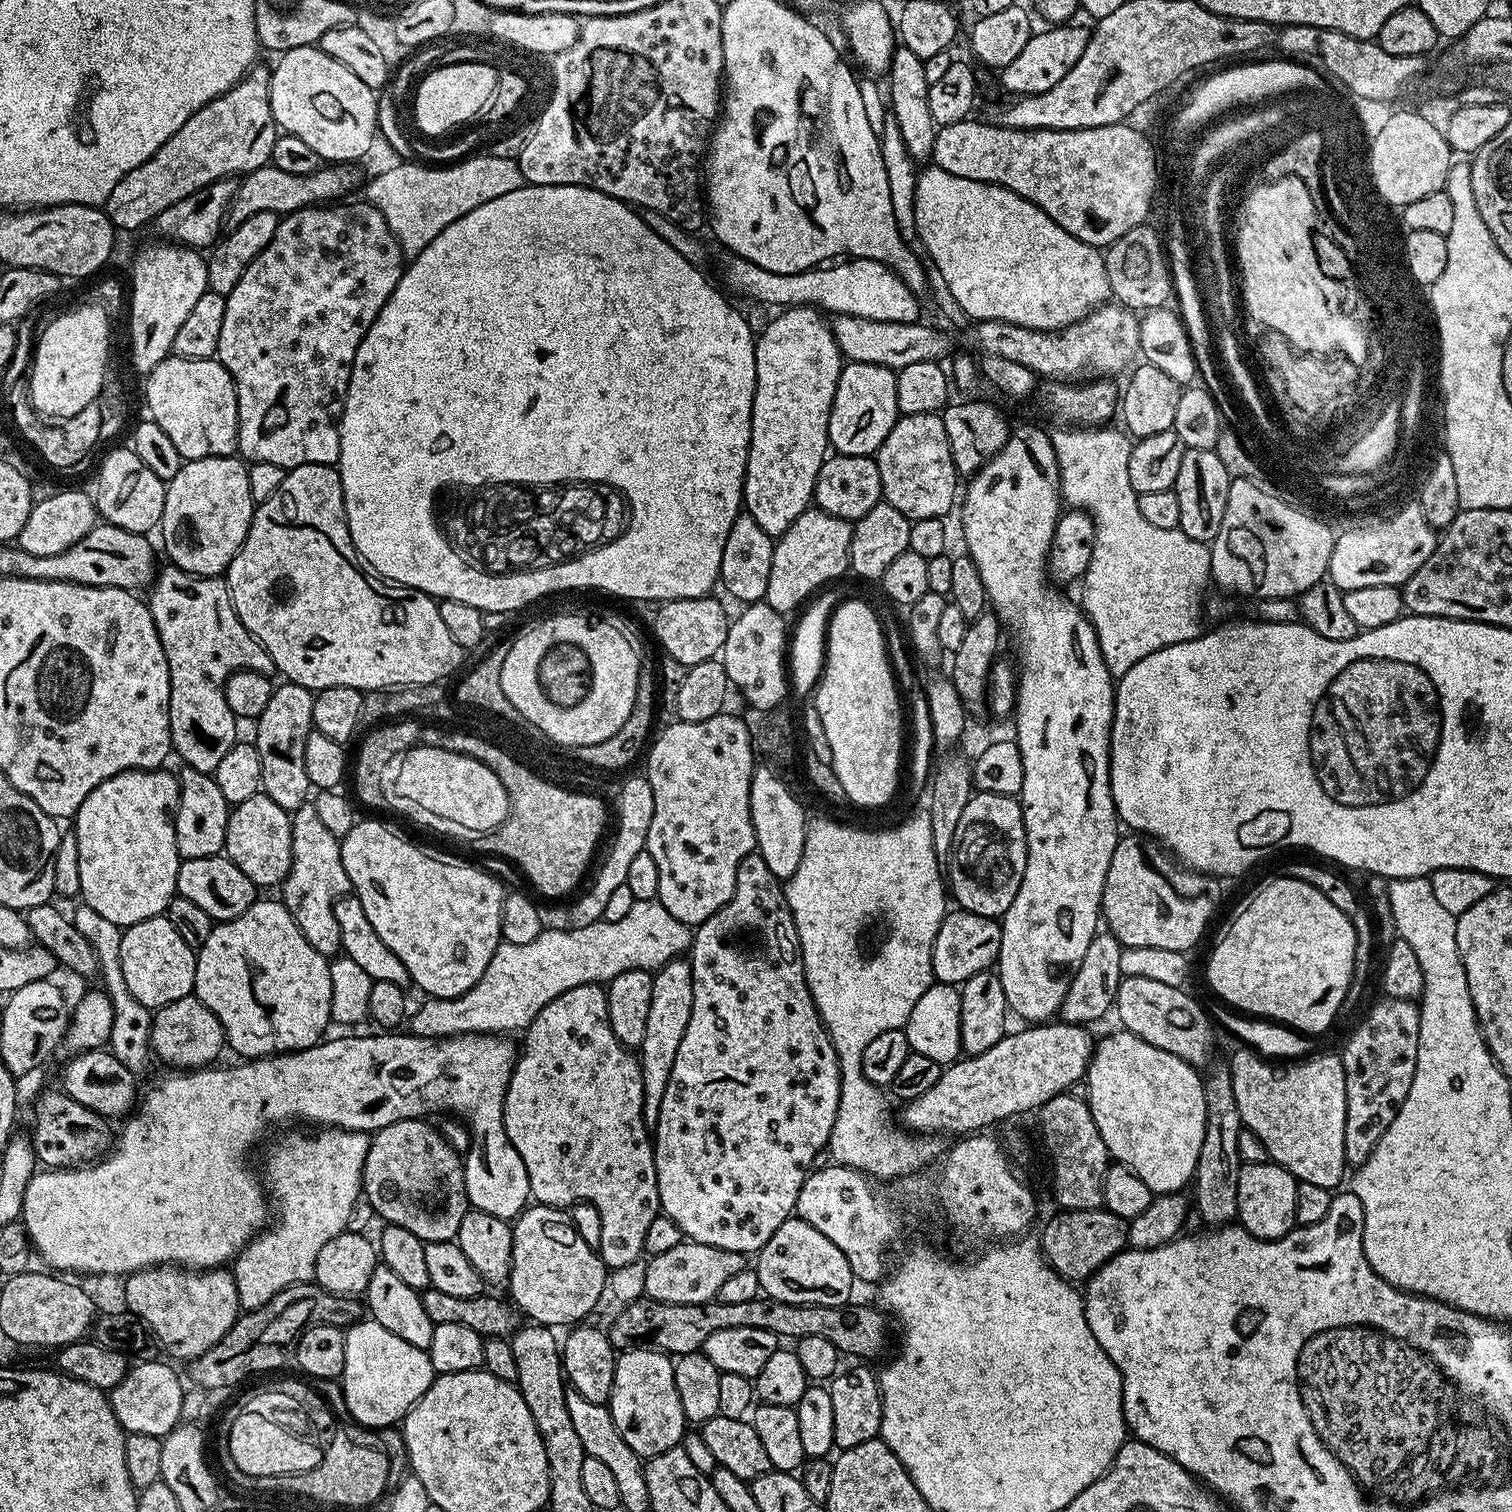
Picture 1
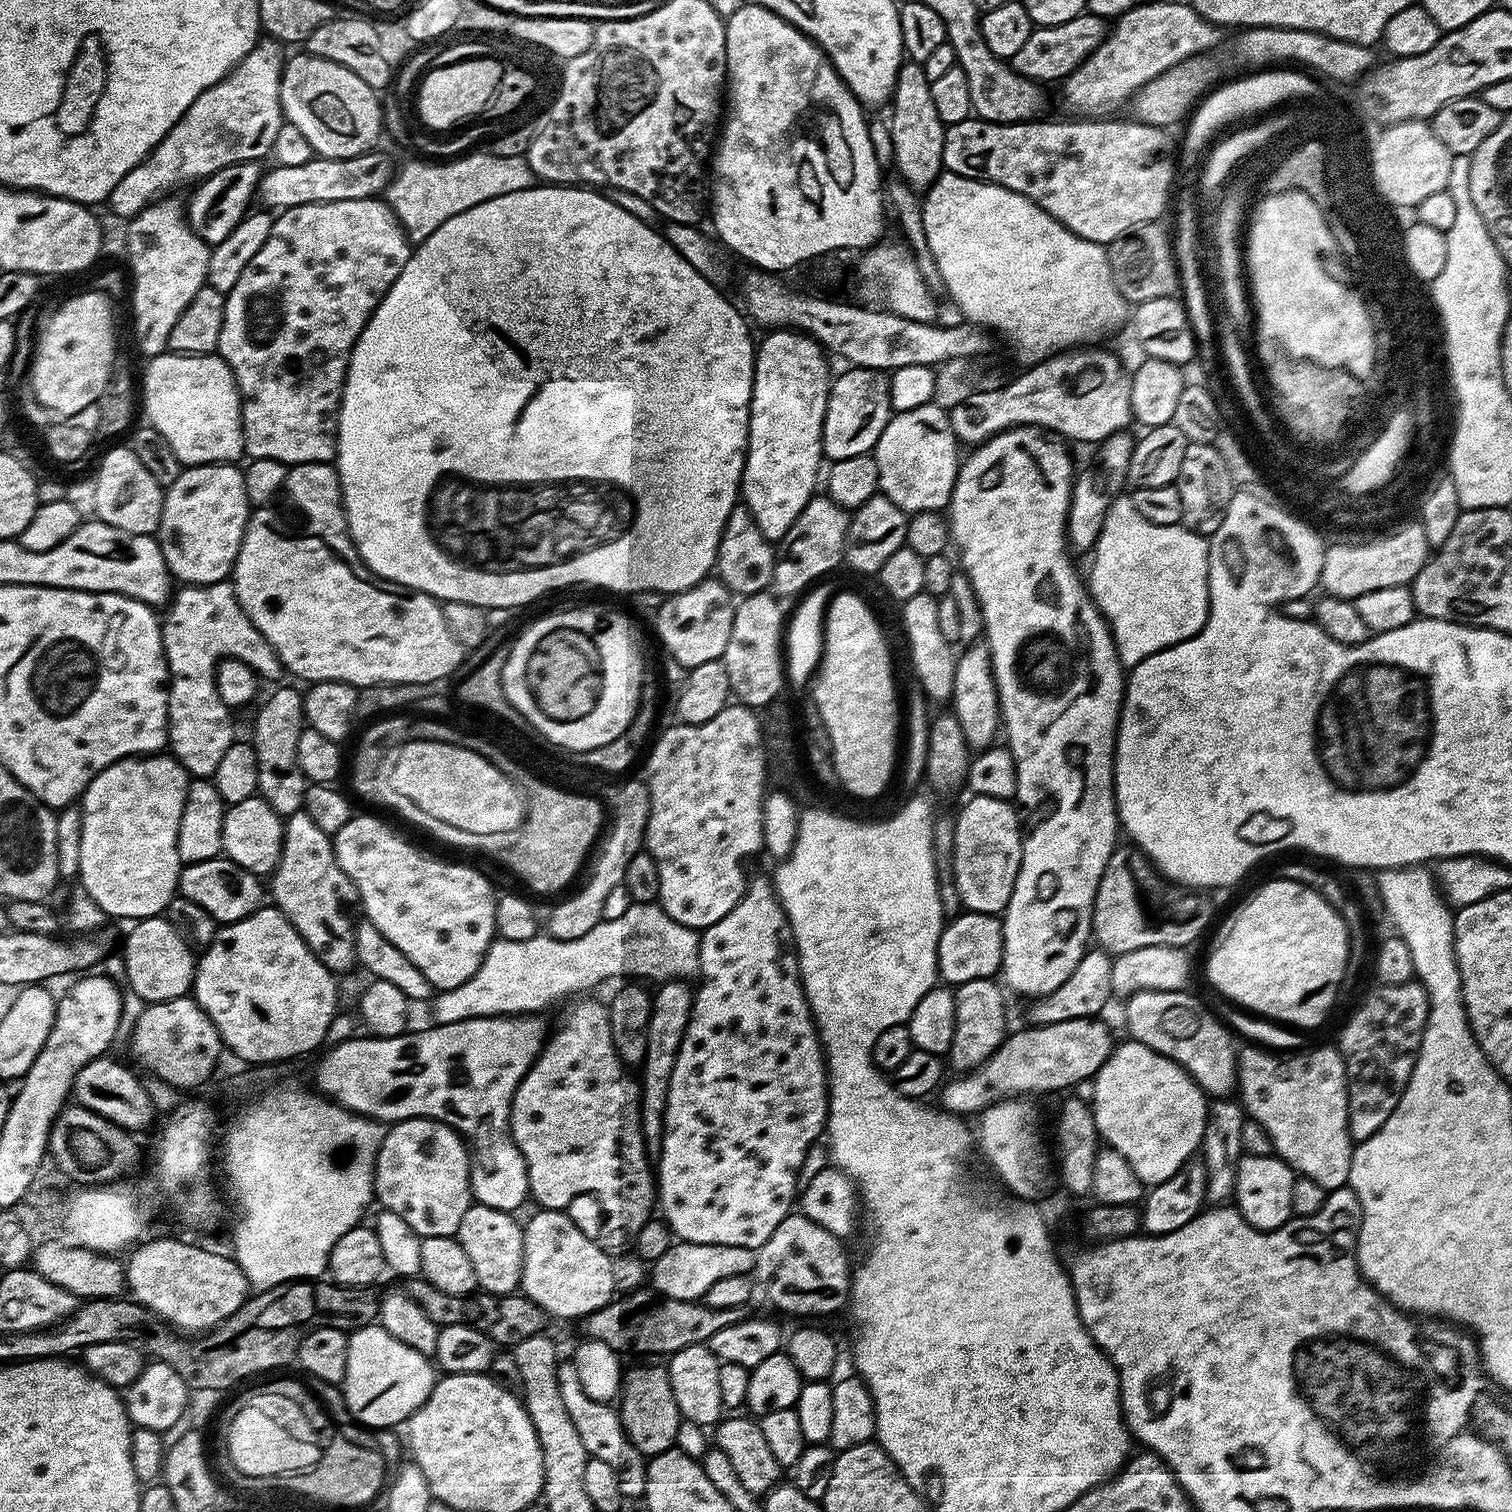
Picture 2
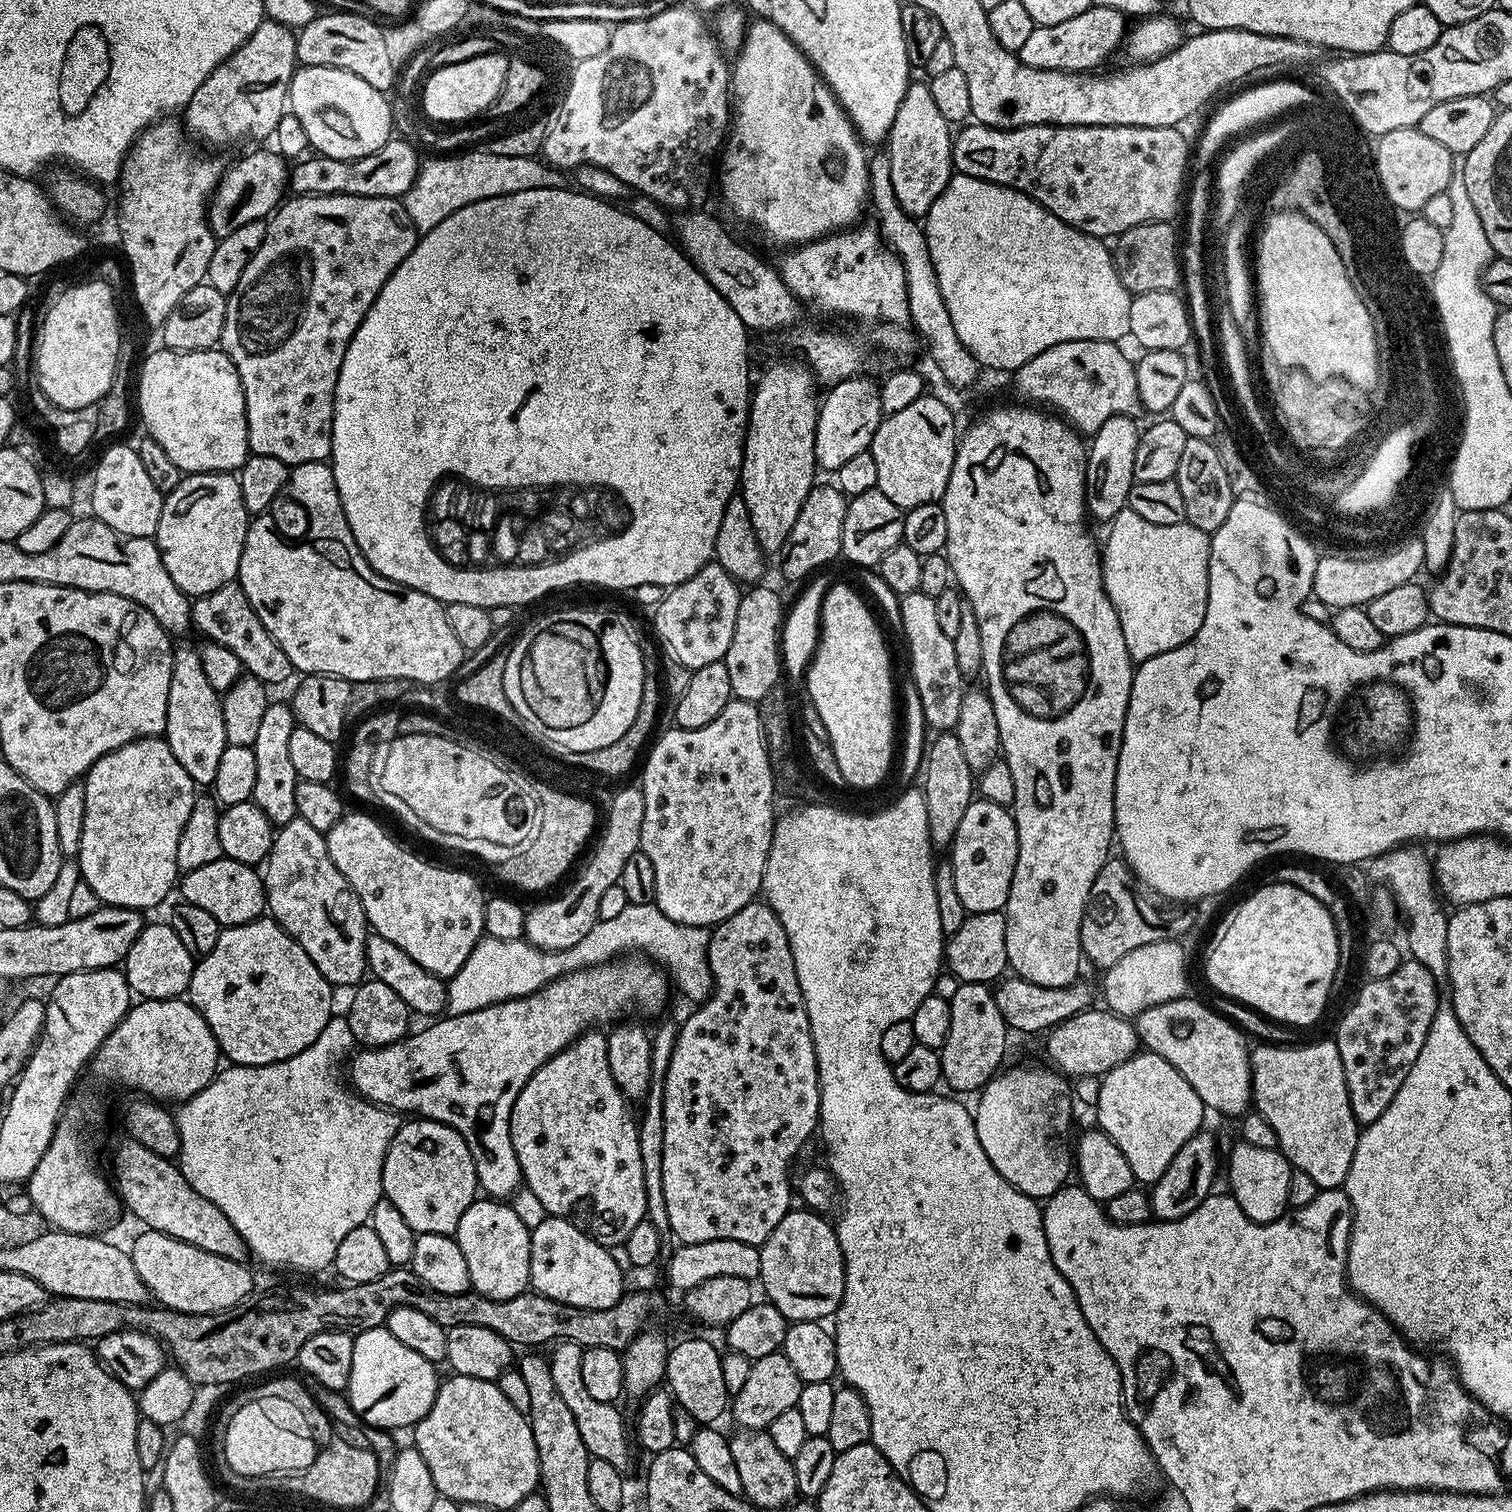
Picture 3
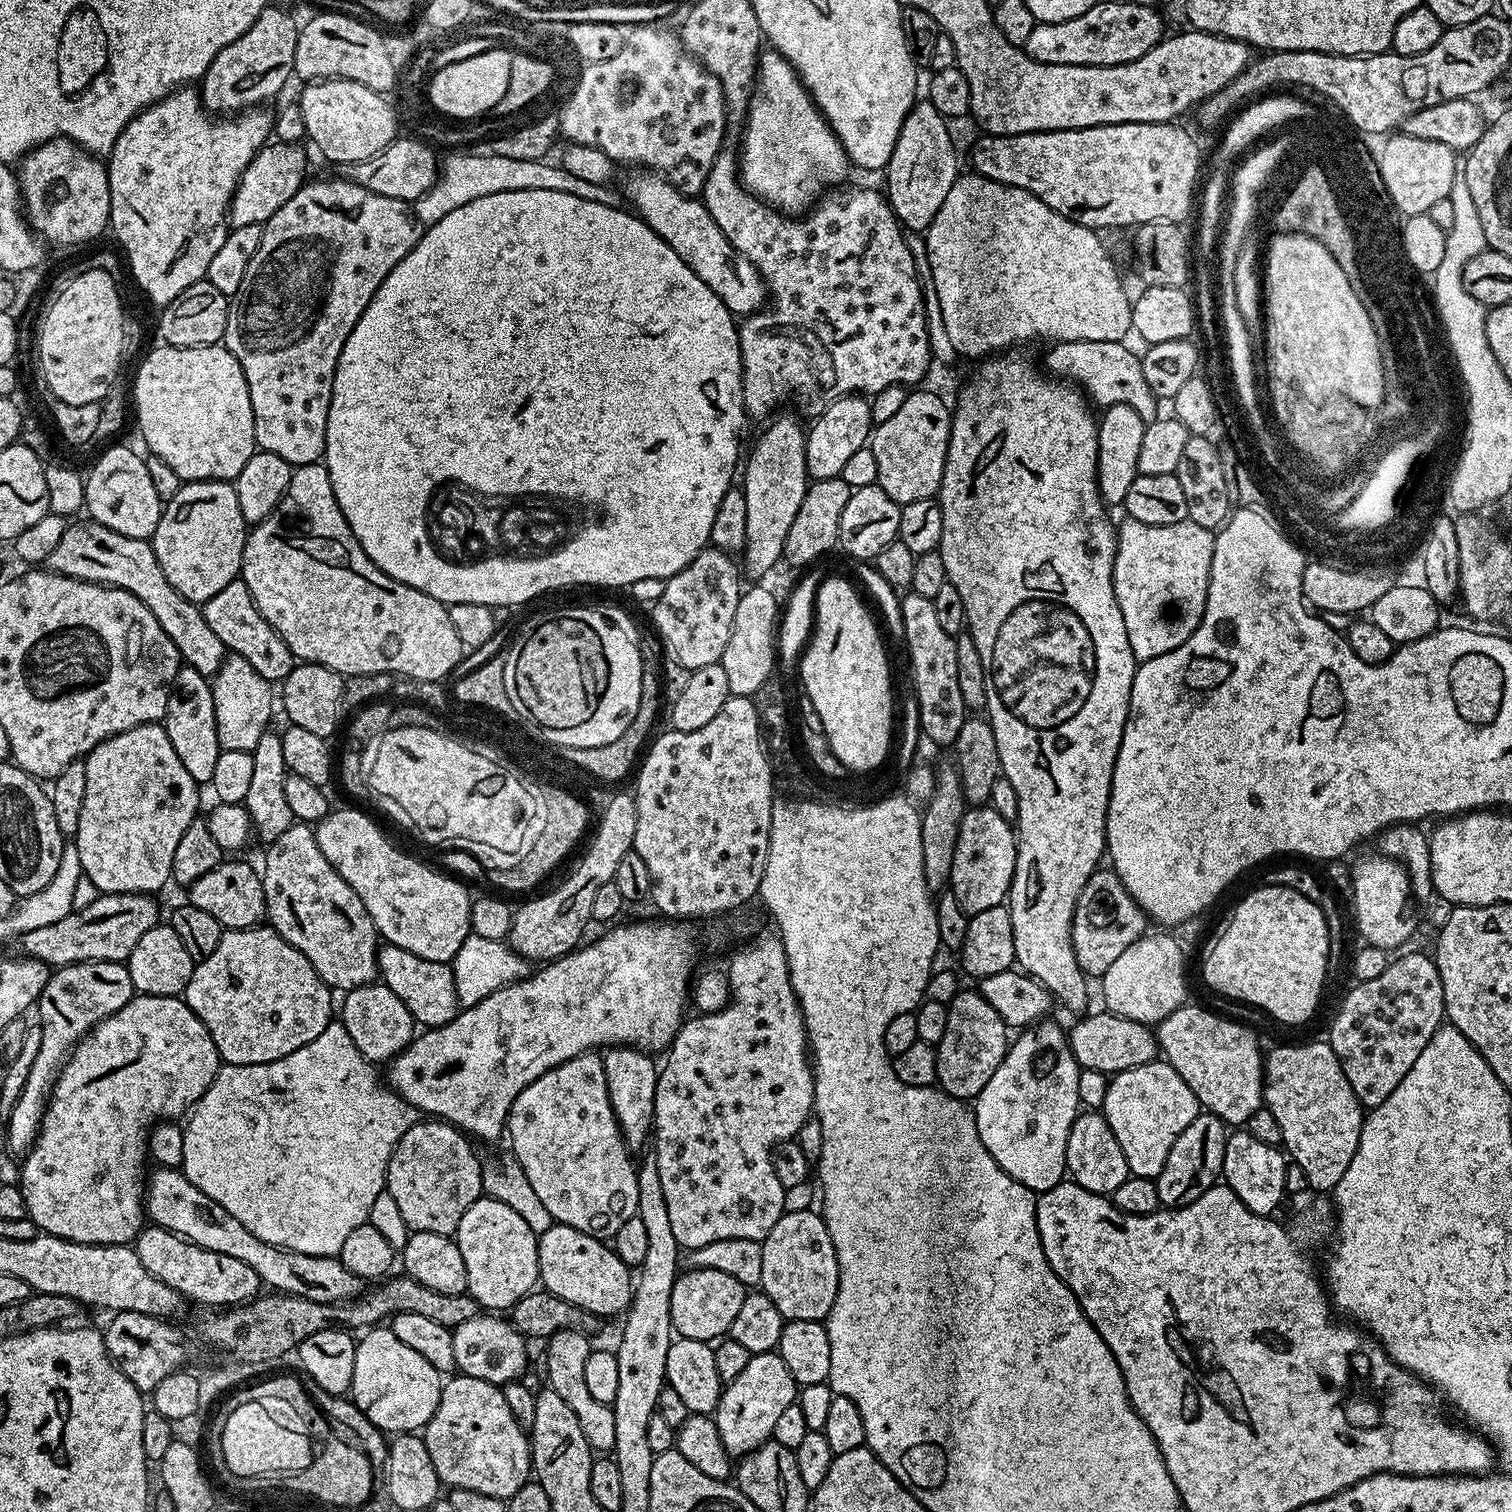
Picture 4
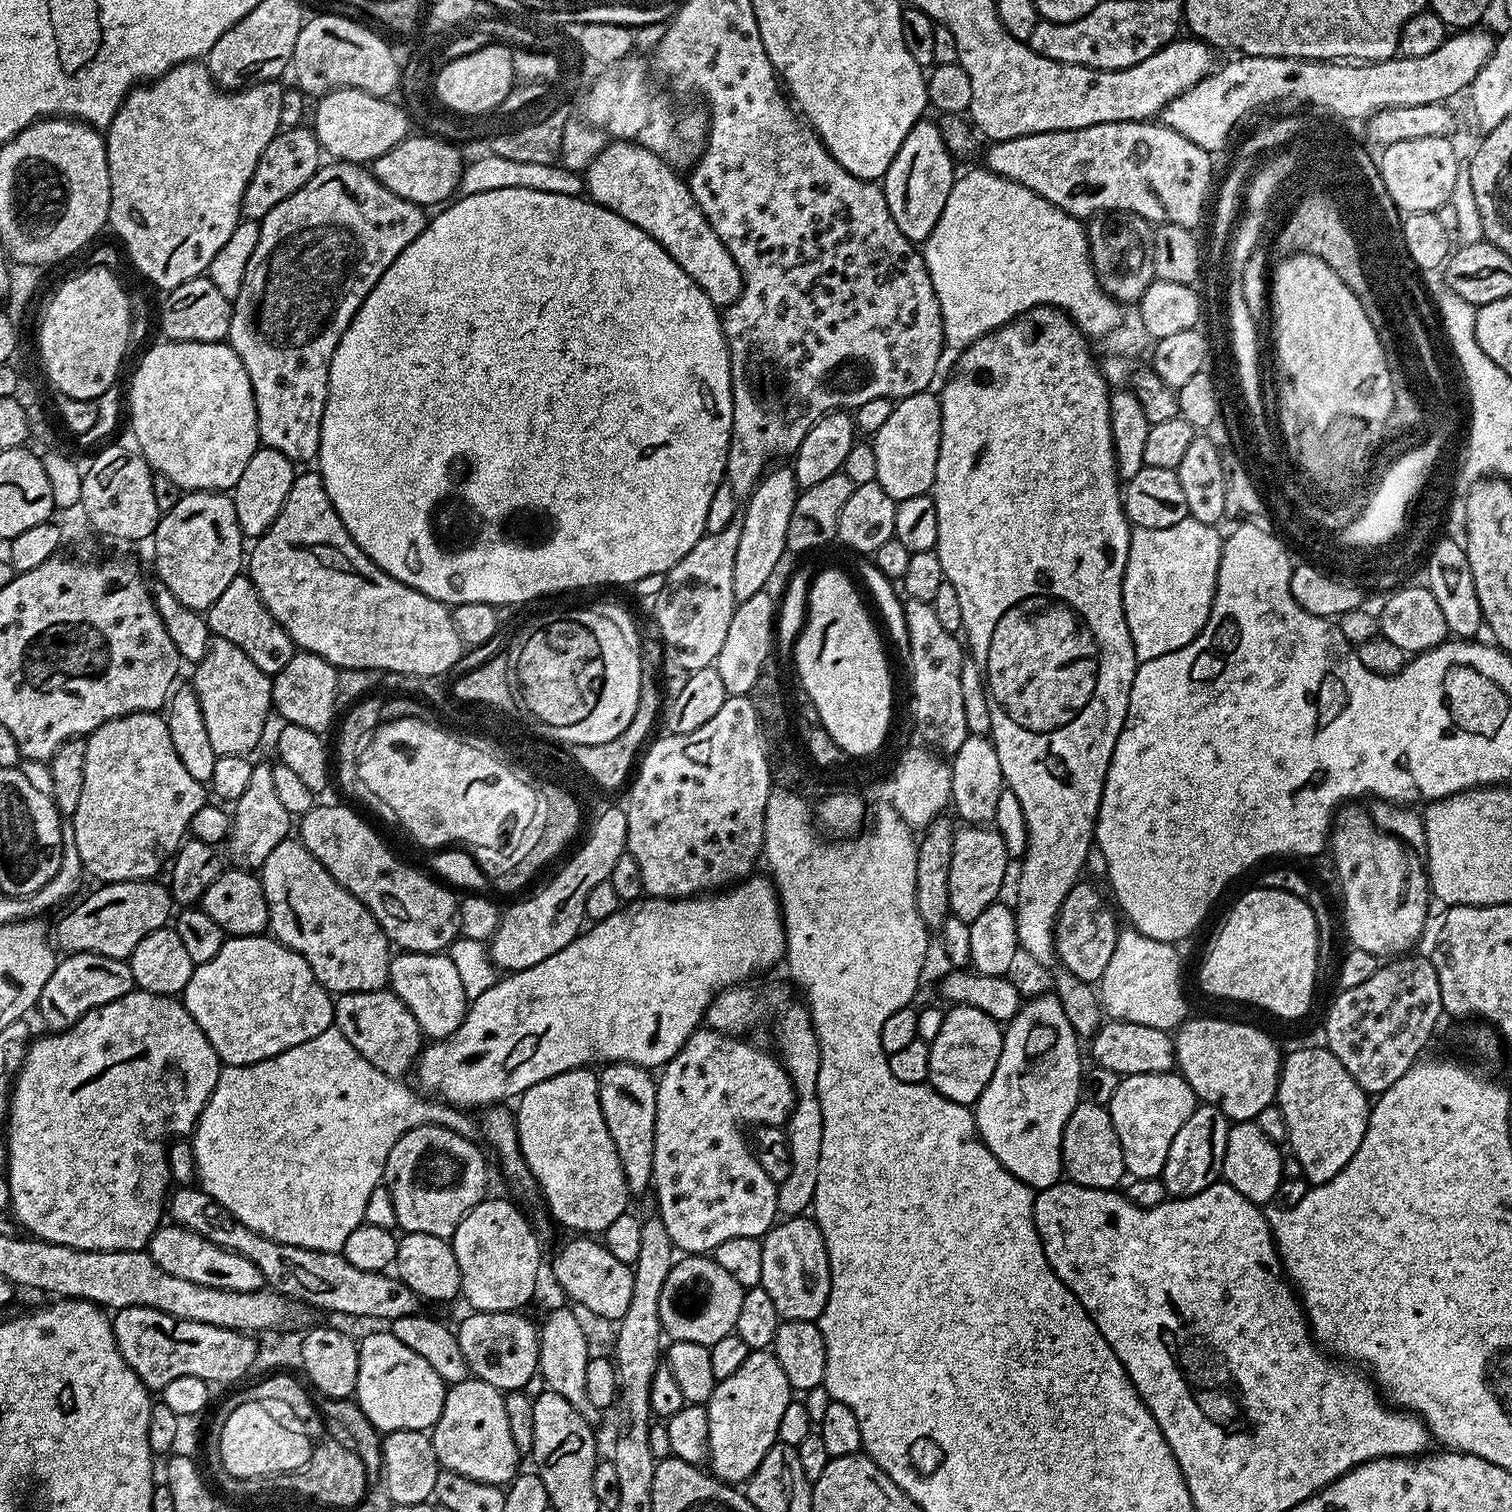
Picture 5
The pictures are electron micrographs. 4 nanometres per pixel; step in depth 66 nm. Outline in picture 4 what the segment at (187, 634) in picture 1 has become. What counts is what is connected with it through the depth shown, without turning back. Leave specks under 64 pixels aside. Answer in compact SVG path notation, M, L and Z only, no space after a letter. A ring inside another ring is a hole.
M243 578L232 580L226 590L218 590L218 594L214 594L214 598L207 600L202 607L206 622L210 622L210 630L214 630L218 638L222 638L225 649L246 658L262 678L271 682L282 682L290 674L290 670L296 667L298 661L290 646L286 646L286 642L282 642L270 622L262 618ZM181 670L172 683L172 693L162 723L190 778L194 778L197 785L211 785L214 766L218 762L221 749L216 733L214 698L209 681L197 672Z

